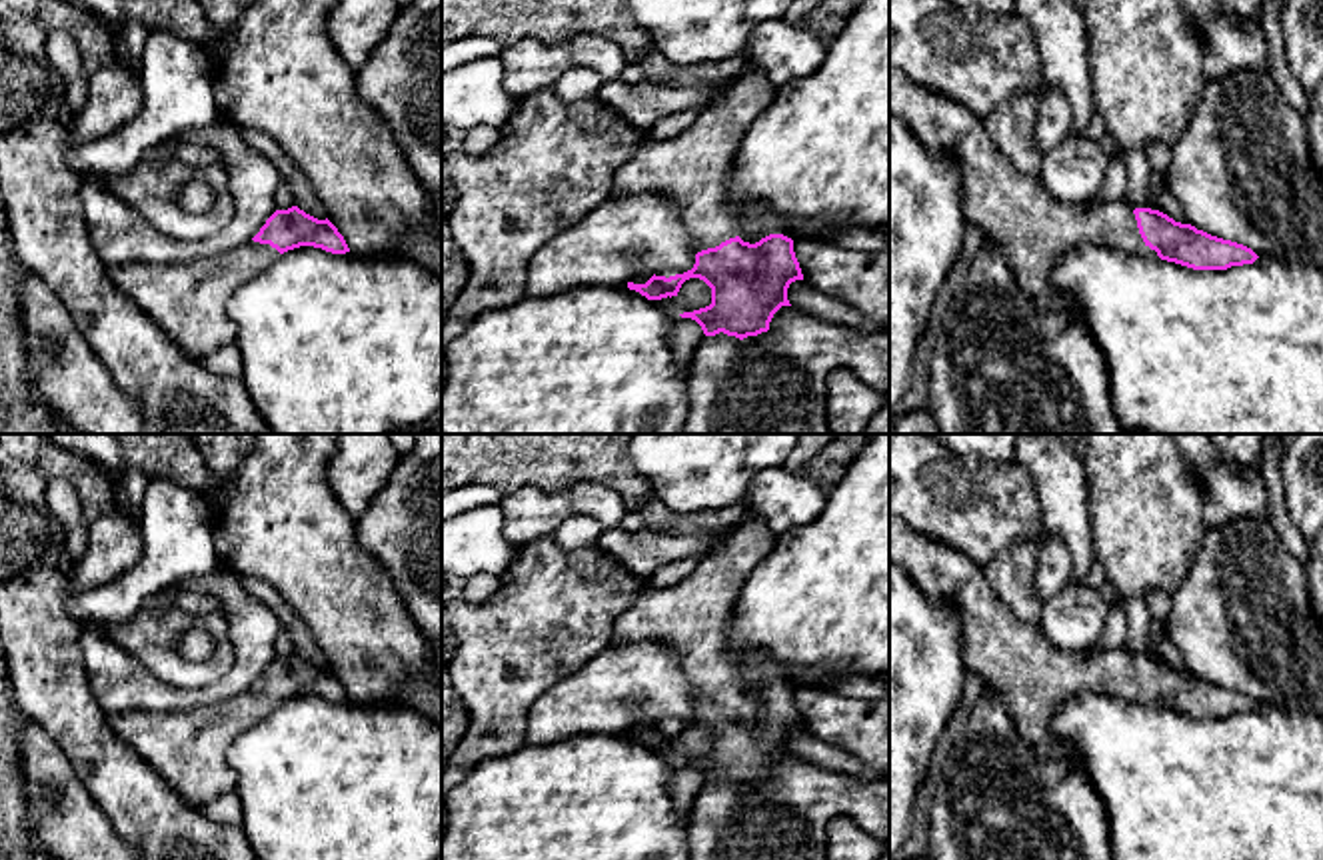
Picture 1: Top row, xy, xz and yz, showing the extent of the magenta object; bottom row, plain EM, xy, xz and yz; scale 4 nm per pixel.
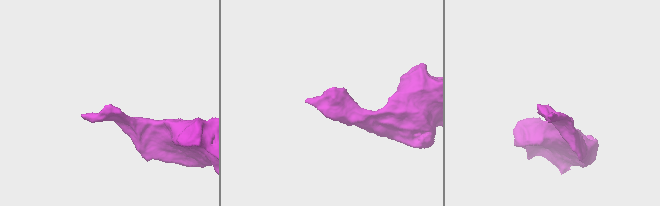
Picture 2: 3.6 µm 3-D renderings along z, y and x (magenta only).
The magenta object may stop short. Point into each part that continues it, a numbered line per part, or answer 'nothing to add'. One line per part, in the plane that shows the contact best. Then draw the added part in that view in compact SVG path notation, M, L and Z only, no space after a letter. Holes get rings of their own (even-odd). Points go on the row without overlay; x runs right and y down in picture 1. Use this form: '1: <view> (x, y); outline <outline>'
1: yz (1036, 678); outline M893 514L889 560L909 574L925 598L943 600L959 614L965 670L1003 698L1015 730L1043 764L1049 786L1073 772L1073 762L1057 758L1049 740L1049 722L1065 702L1081 694L1107 694L1159 706L1143 690L1131 652L1067 652L1053 646L993 592L983 566Z

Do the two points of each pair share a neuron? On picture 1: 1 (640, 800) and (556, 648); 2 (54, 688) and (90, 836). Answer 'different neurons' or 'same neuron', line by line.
1: different neurons
2: different neurons

